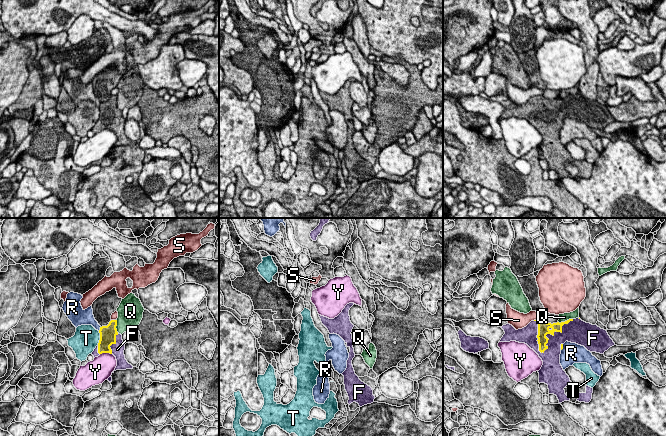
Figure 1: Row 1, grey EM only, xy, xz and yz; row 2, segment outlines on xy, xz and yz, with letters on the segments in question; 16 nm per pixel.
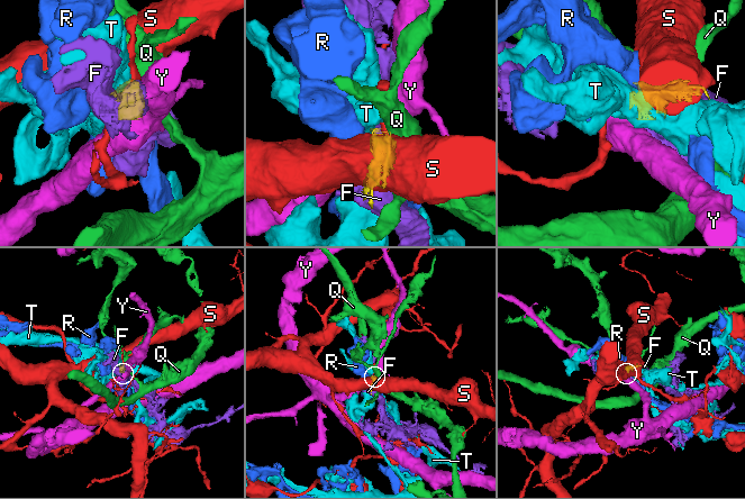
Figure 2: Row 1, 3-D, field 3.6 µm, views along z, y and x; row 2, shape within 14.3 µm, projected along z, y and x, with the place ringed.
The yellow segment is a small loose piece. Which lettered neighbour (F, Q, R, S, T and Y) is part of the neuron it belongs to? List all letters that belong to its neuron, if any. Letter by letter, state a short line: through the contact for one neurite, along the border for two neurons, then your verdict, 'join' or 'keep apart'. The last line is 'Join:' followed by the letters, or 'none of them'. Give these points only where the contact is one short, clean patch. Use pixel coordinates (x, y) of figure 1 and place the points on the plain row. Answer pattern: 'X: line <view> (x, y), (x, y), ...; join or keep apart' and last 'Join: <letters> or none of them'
F: join
Q: keep apart
R: keep apart
S: line yz (542, 94), (533, 96); keep apart
T: line xy (99, 107), (99, 118), (97, 120); keep apart
Y: line xy (111, 129), (100, 130); keep apart
Join: F

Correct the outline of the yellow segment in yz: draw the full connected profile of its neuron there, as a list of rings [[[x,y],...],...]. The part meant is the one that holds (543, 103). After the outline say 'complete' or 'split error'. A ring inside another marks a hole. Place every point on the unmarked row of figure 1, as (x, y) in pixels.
[[[579,93],[553,100],[544,98],[543,95],[534,96],[518,106],[508,99],[501,104],[505,110],[500,118],[525,119],[539,131],[543,137],[538,147],[539,159],[547,160],[549,170],[556,171],[559,179],[570,176],[564,164],[573,161],[560,140],[563,120],[566,117],[576,119],[590,128],[600,130],[615,121],[606,106],[596,100],[586,99]]] | split error

